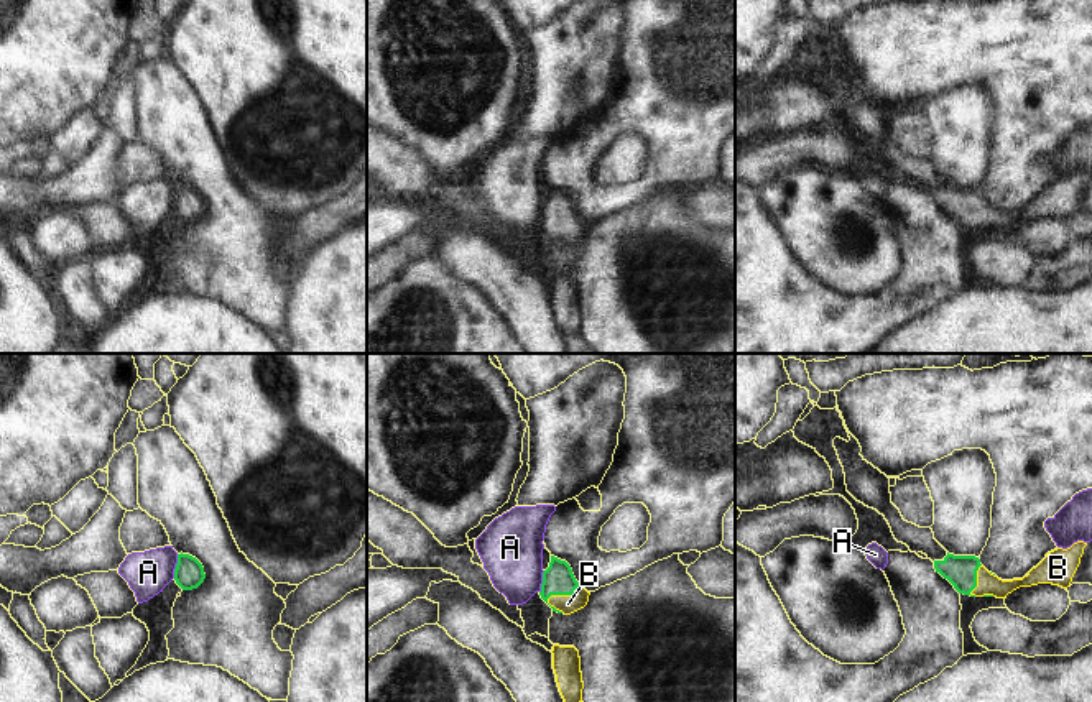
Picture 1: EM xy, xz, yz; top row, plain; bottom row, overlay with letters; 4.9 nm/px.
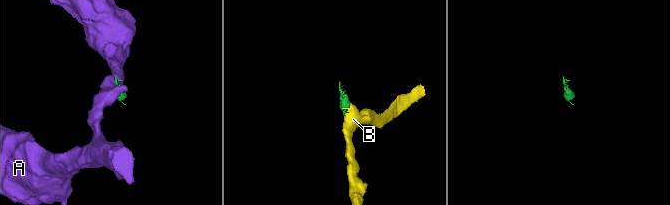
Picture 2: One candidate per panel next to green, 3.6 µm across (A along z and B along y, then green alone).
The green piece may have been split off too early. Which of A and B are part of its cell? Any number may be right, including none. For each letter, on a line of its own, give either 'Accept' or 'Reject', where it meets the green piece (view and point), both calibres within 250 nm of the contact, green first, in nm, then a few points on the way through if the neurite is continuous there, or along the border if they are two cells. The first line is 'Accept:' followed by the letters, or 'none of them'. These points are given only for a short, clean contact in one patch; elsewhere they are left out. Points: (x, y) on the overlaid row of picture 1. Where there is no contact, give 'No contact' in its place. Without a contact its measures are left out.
Accept: B
A: Reject. Touches green at xy (176, 566). Thickness 140 nm (green) against 220 nm. Boundary: xy (178, 554), (173, 577)
B: Accept. Touches green at xz (561, 594). Thickness 160 nm (green) against 100 nm. Path across: xz (558, 579), (561, 594), (568, 604).

